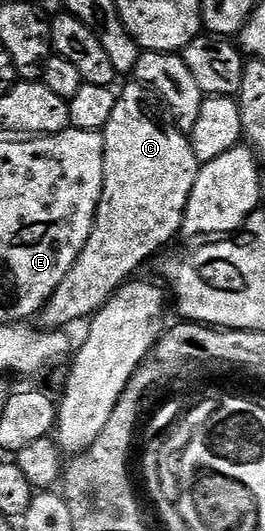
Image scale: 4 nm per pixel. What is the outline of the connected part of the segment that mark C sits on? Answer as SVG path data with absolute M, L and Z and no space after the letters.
M130 83L125 90L120 90L117 93L117 102L115 103L115 111L111 111L111 119L105 124L103 130L105 139L105 158L103 159L103 191L99 199L99 207L95 215L95 223L91 227L91 235L87 239L87 243L83 247L83 251L79 255L79 259L75 259L75 263L71 267L71 271L67 271L67 275L63 275L63 283L59 283L59 287L55 287L55 291L51 295L51 299L45 304L44 309L39 314L39 321L42 321L44 328L49 331L58 331L64 325L73 325L76 321L84 322L86 319L92 318L93 314L98 313L99 310L109 302L109 298L134 276L133 273L145 260L148 259L152 253L157 253L169 240L174 236L175 238L180 234L181 224L185 218L185 208L189 202L191 191L195 187L195 179L197 178L197 170L199 162L195 151L193 150L192 140L186 134L182 133L172 120L167 116L166 110L163 108L162 102L150 90L143 85Z

